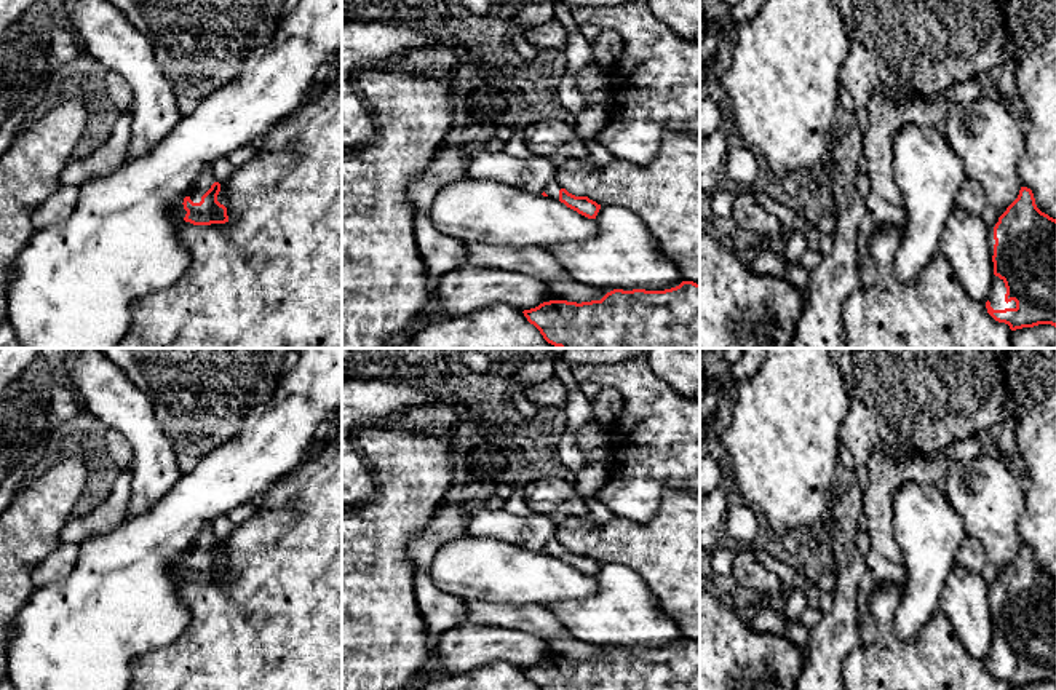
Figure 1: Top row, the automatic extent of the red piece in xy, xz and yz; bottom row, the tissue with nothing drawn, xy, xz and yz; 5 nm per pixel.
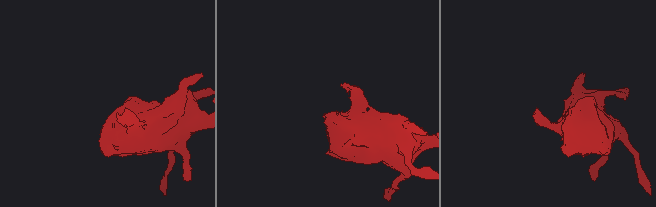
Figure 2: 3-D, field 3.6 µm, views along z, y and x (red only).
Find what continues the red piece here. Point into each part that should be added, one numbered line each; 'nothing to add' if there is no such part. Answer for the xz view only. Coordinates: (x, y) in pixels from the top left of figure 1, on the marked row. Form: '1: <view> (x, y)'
1: xz (537, 174)

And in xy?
1: xy (205, 181)

